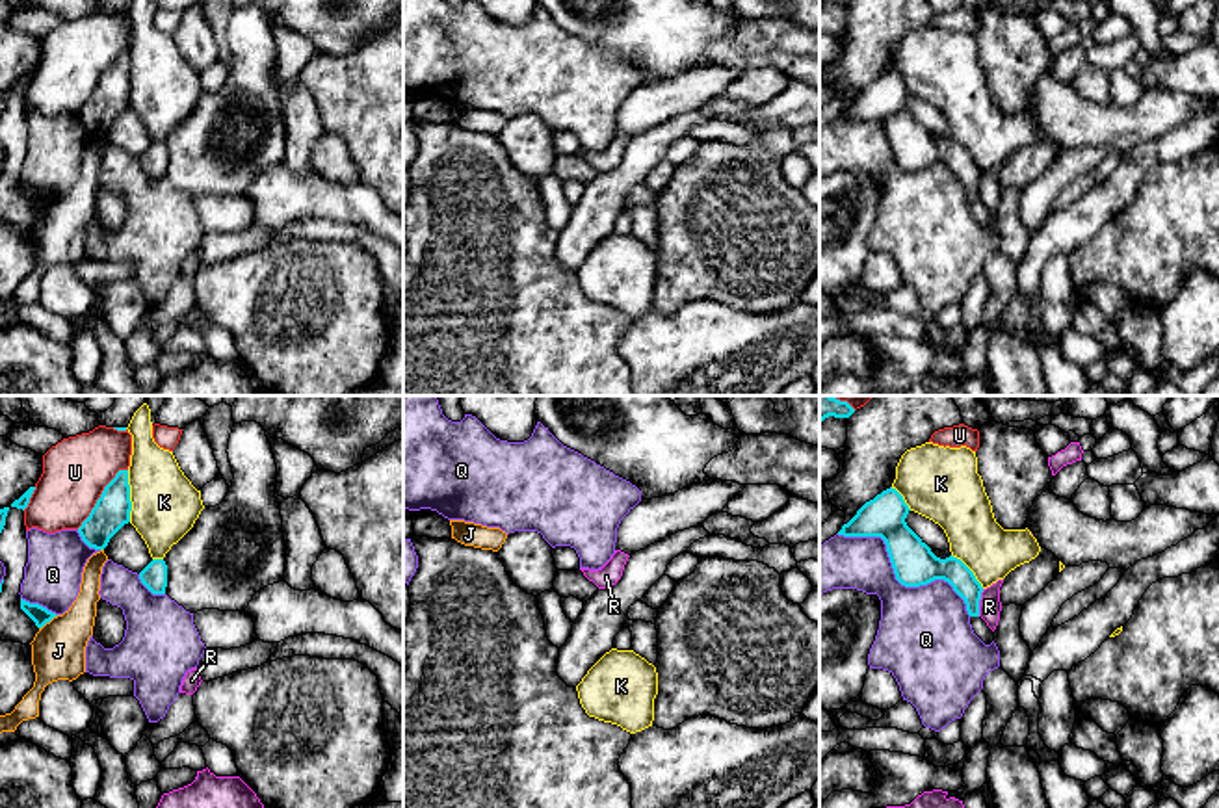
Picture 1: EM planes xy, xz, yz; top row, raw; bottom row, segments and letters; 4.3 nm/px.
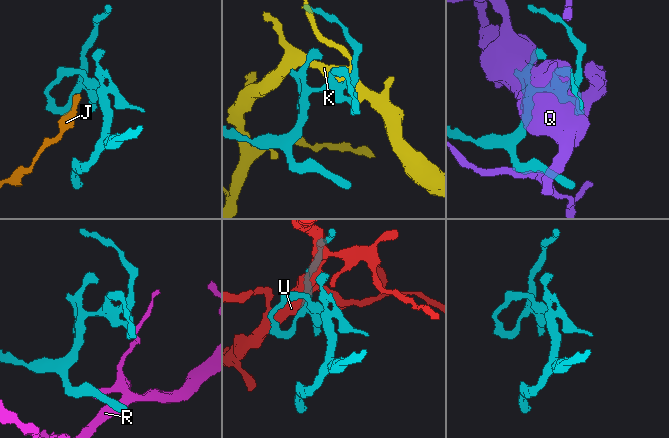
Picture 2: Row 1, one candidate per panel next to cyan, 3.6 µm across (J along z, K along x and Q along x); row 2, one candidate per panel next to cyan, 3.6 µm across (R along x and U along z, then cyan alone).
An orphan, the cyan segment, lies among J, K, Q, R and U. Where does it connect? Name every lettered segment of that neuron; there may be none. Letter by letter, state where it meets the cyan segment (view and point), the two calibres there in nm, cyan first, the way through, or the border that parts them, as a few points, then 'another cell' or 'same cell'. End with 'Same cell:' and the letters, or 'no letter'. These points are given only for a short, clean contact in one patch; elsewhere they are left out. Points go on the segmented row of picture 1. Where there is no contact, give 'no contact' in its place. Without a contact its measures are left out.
J: contact xy (49, 621); calibres 80 and 240 nm; border xy (58, 615), (39, 628); another cell
K: contact xy (129, 496); calibres 160 and 280 nm; another cell
Q: contact yz (896, 578); calibres 190 and 380 nm; another cell
R: contact yz (978, 602); calibres 110 and 100 nm; another cell
U: contact xy (101, 496); calibres 160 and 280 nm; another cell
Same cell: no letter

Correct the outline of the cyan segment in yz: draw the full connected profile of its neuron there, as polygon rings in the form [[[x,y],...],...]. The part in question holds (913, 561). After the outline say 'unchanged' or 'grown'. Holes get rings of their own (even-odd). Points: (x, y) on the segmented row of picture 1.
[[[886,489],[866,502],[857,515],[842,526],[844,537],[881,537],[896,574],[905,587],[927,585],[935,580],[948,581],[964,600],[974,633],[985,643],[994,641],[994,632],[979,617],[983,587],[974,572],[957,557],[937,557],[931,548],[907,526],[909,505],[896,489]]]; grown

